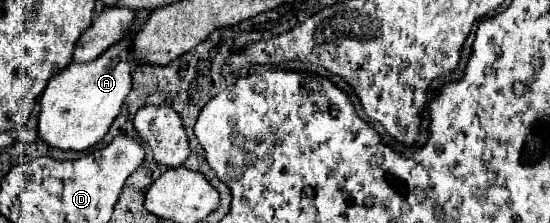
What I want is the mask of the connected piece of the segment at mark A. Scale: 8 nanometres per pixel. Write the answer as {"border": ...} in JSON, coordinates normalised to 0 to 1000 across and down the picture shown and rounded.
{"border":[[[236,130],[222,175],[200,202],[178,265],[164,283],[127,283],[98,336],[73,435],[69,596],[87,650],[113,677],[156,677],[178,650],[204,543],[215,525],[225,444],[240,399],[240,274],[236,274]]]}

